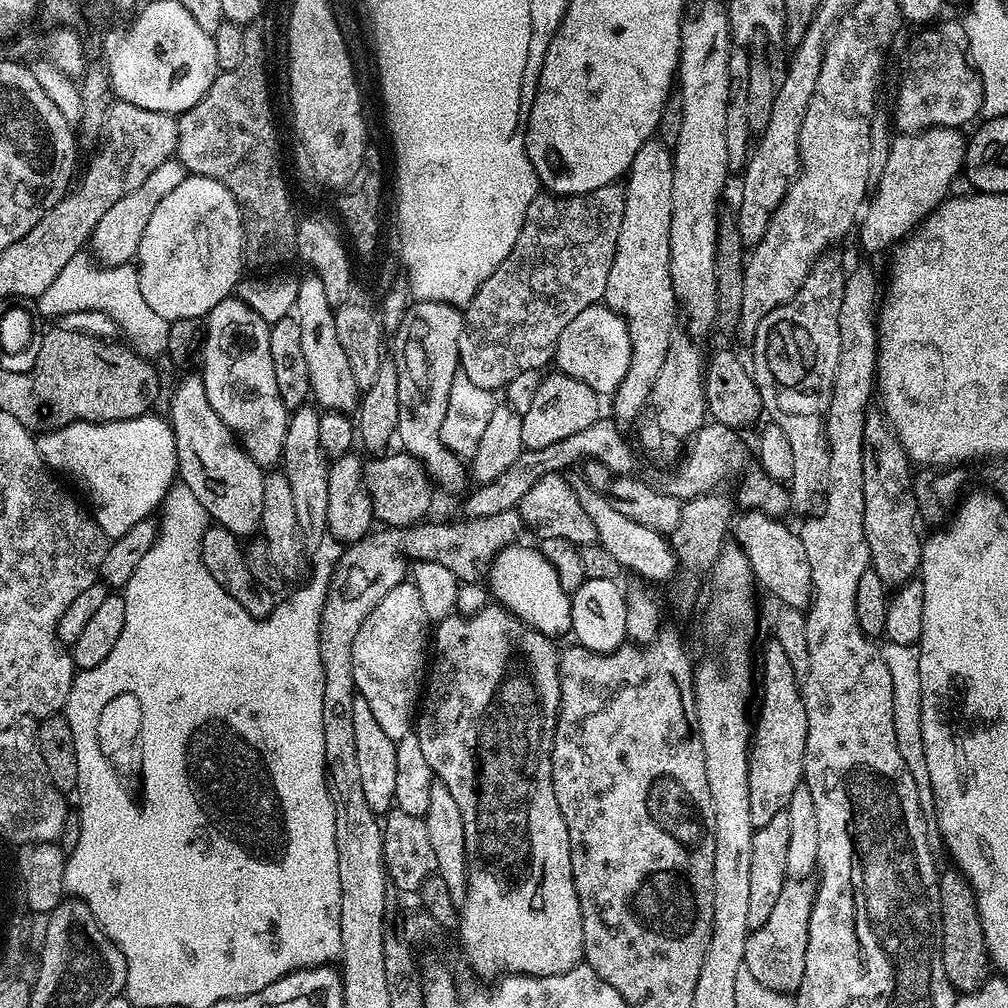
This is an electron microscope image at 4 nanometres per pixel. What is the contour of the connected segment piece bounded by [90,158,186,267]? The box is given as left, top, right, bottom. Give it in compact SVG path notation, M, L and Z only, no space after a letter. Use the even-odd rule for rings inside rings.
M175 158L167 160L162 162L162 166L158 166L158 170L154 170L154 174L150 174L150 178L146 178L146 182L142 182L142 186L138 186L138 190L134 190L134 194L126 194L126 198L114 202L114 206L110 206L106 214L102 214L98 226L94 226L90 241L91 255L105 267L129 263L135 257L142 242L142 230L146 230L150 214L154 214L158 202L162 202L162 198L166 198L166 194L170 194L174 186L183 182L185 175L184 167L179 160Z

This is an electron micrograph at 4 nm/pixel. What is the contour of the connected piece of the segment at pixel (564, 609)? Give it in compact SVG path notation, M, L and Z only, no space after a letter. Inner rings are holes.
M513 542L502 549L492 561L487 573L486 584L492 587L495 603L515 614L522 623L531 624L534 630L545 634L572 631L572 598L562 590L554 566L540 553L539 547L528 549L521 542Z

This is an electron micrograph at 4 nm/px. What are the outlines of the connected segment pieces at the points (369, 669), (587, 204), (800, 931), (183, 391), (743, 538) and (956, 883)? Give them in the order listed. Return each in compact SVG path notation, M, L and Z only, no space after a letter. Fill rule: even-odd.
M405 582L394 586L374 610L362 622L362 630L358 630L358 638L354 638L352 651L352 673L359 696L366 698L378 726L382 726L384 733L394 741L406 738L406 734L414 731L414 721L418 715L418 701L422 696L422 689L426 684L426 669L430 664L430 621L422 606L422 598L418 594L416 585Z
M617 182L602 186L585 196L567 197L537 194L534 202L530 202L530 206L526 210L526 218L522 222L522 230L518 234L518 242L514 242L514 250L510 250L510 254L504 259L502 266L498 266L498 270L494 270L494 274L490 274L490 278L486 278L486 282L482 282L482 286L474 294L472 301L463 309L464 324L460 342L460 368L464 374L469 376L471 382L482 388L499 390L498 388L503 389L511 380L518 378L518 374L522 374L524 370L543 369L544 363L547 360L549 363L555 357L558 334L562 334L562 330L566 330L568 323L577 314L582 314L582 310L586 310L586 306L603 301L606 294L606 278L610 278L610 266L614 262L614 254L618 246L618 230L622 230L622 214L626 210L624 189L625 185Z
M792 878L782 886L778 902L770 918L762 926L751 929L746 942L744 968L775 992L795 994L802 982L802 970L806 970L806 942L810 930L812 904L816 901L817 885L808 878Z
M203 375L184 376L172 392L172 433L176 439L176 466L182 483L202 502L215 523L238 538L248 538L260 526L265 469L254 463L240 447L232 431L214 414L206 398Z
M748 510L743 513L744 517L737 519L734 524L736 528L735 543L740 545L740 549L746 554L746 558L752 567L752 574L757 585L760 584L772 596L777 596L789 608L807 609L812 599L813 579L810 573L810 562L807 557L806 548L802 545L802 540L797 531L791 532L787 528L785 521L765 513L755 510Z
M958 870L941 871L938 876L940 889L940 917L942 918L942 966L946 970L946 978L957 993L977 992L990 978L990 957L988 947L982 934L982 922L976 909L976 897L972 894L964 875Z

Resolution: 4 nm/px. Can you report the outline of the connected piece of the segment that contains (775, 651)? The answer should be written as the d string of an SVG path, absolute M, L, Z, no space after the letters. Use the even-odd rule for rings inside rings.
M768 642L764 648L764 697L760 700L760 717L754 720L748 754L753 828L766 826L766 822L770 822L774 814L785 811L790 798L794 798L794 790L798 790L804 779L807 733L806 706L794 666L790 666L790 658L786 658L782 646Z

